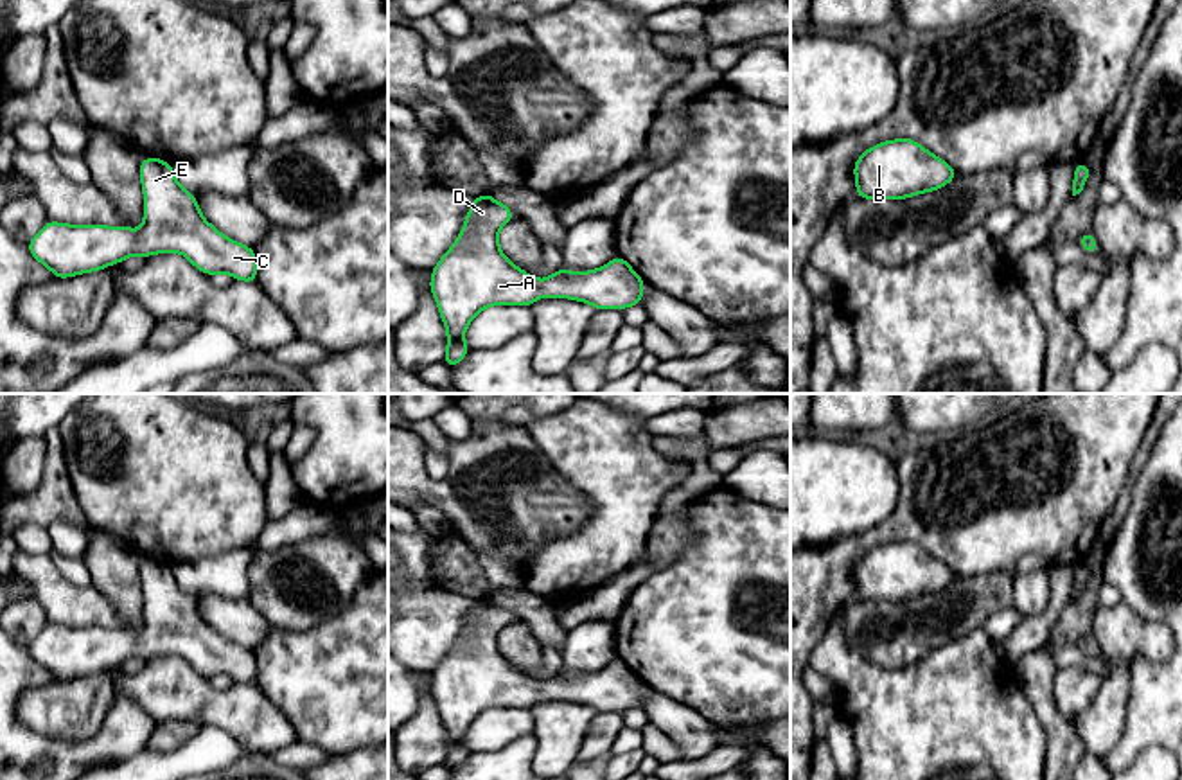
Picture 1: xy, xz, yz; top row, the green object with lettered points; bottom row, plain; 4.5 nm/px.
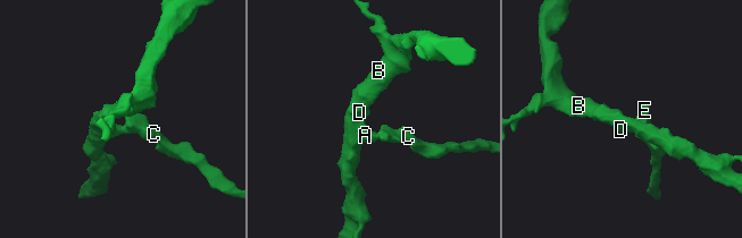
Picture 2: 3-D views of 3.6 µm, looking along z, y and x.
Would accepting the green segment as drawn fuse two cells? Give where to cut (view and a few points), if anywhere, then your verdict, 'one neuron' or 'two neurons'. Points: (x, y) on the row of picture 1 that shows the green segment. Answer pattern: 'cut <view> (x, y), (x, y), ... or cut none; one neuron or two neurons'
cut none; one neuron

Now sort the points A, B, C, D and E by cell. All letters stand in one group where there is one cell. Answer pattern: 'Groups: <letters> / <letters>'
Groups: A B C D E

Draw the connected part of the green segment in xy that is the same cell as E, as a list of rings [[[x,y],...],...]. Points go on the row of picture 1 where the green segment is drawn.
[[[146,156],[138,174],[144,191],[140,230],[49,219],[27,243],[31,255],[56,279],[68,279],[104,270],[131,255],[176,252],[208,277],[228,273],[235,280],[257,284],[253,248],[232,241],[201,216],[194,192],[178,183],[171,162]]]

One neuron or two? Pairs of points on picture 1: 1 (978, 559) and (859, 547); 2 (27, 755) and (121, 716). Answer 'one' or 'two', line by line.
1: one
2: one

